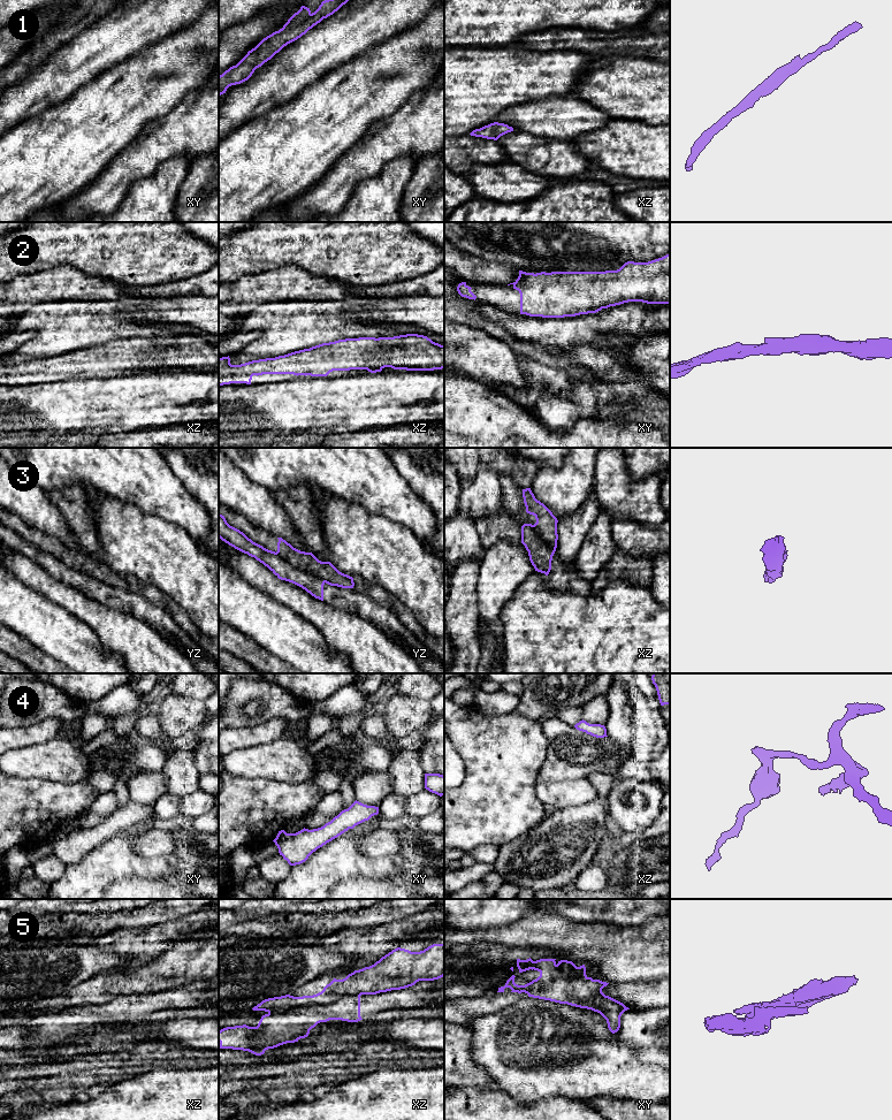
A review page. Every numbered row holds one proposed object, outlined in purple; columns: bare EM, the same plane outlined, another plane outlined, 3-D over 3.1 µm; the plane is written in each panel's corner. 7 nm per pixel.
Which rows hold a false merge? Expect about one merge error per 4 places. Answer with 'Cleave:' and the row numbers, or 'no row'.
Cleave: 3, 5

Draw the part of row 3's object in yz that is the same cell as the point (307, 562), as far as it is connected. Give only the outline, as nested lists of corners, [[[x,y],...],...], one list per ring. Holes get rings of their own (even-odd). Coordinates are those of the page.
[[[282,538],[277,539],[277,555],[292,566],[307,571],[330,585],[342,588],[353,588],[353,578],[340,572],[330,562],[321,562],[312,553],[300,551]]]

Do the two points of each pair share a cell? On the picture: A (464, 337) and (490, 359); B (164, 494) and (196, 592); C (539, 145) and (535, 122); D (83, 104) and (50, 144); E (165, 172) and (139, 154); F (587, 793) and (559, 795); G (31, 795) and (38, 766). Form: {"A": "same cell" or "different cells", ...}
{"A": "same cell", "B": "different cells", "C": "different cells", "D": "same cell", "E": "different cells", "F": "same cell", "G": "different cells"}

